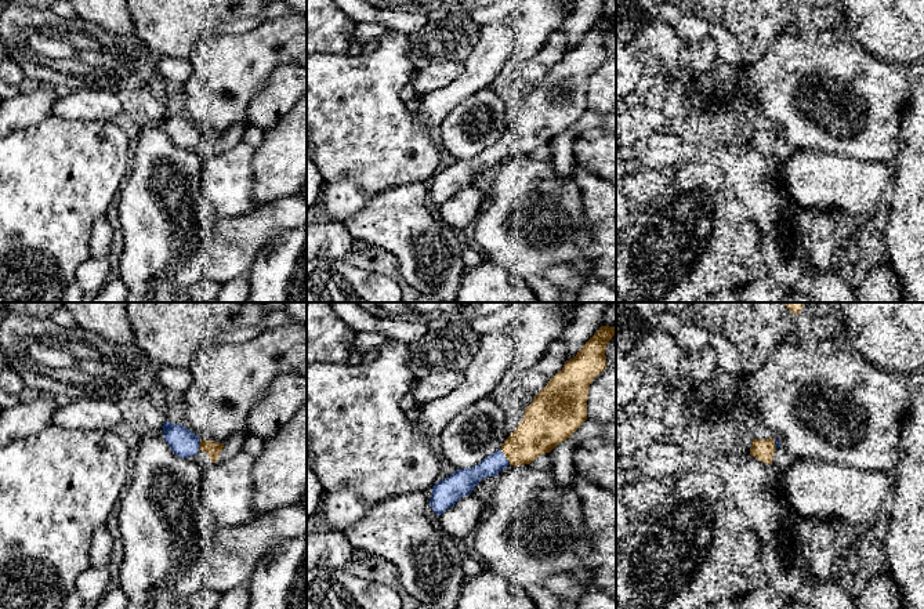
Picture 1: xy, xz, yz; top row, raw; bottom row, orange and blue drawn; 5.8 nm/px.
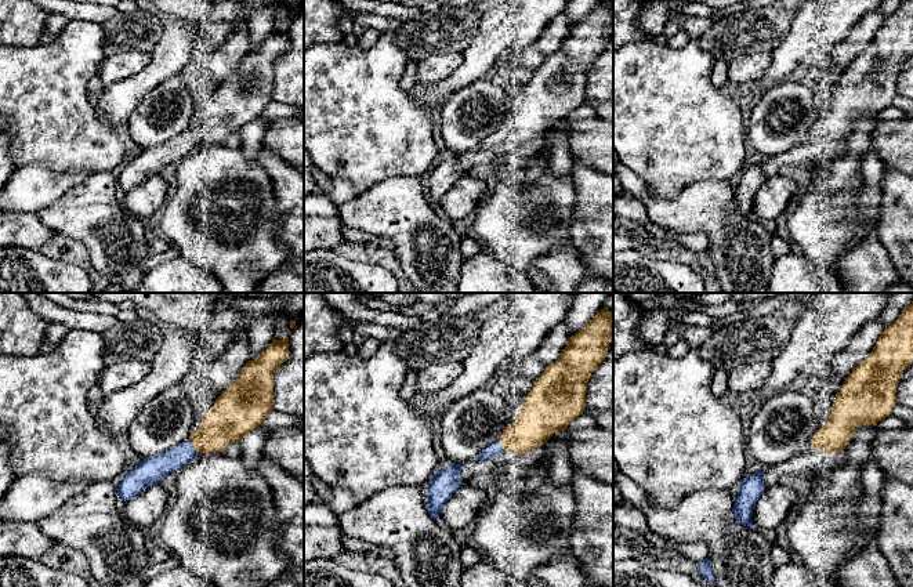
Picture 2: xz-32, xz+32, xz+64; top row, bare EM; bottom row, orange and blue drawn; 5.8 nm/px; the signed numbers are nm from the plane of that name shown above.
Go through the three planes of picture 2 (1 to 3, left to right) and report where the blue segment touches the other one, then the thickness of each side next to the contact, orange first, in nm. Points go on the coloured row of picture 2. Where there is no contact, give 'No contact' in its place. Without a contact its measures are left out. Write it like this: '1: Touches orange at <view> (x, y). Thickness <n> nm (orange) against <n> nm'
1: Touches orange at xz-32 (194, 446). Thickness 240 nm (orange) against 140 nm
2: Touches orange at xz+32 (502, 445). Thickness 240 nm (orange) against 70 nm
3: No contact

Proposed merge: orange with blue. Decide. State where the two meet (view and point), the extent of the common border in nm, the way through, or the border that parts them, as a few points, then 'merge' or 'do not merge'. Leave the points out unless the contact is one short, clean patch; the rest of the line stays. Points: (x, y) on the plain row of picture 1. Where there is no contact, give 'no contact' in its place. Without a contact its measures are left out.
meets orange in xz at (506, 147); contact 100 nm long; merge

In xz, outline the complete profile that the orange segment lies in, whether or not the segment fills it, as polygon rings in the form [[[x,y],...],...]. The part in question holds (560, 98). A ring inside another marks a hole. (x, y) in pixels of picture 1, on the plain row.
[[[601,17],[599,21],[581,37],[577,46],[566,51],[562,61],[551,68],[548,75],[536,86],[525,99],[525,108],[517,120],[504,131],[500,141],[485,148],[472,159],[456,160],[450,167],[435,174],[430,197],[438,206],[454,196],[461,188],[471,185],[472,180],[489,167],[497,167],[508,155],[530,155],[541,145],[550,144],[557,135],[566,131],[587,110],[588,79],[593,70],[606,59],[606,35],[616,25],[616,17]]]

